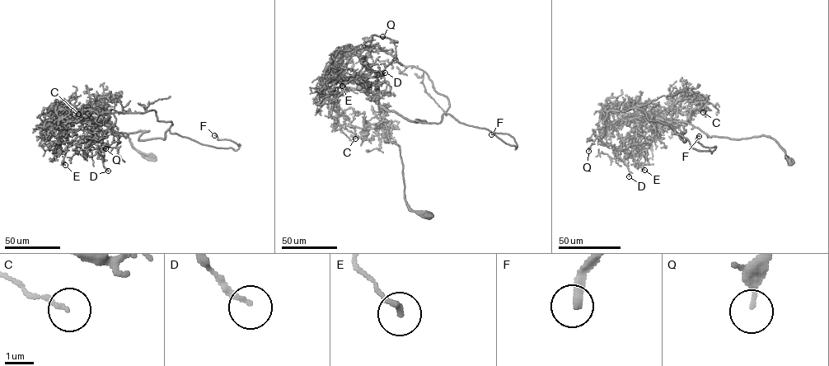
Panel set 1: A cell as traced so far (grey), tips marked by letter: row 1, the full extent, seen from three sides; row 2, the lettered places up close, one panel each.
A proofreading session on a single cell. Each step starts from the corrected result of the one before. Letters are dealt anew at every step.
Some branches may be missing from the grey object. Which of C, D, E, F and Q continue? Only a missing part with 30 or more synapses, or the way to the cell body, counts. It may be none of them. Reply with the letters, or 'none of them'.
F

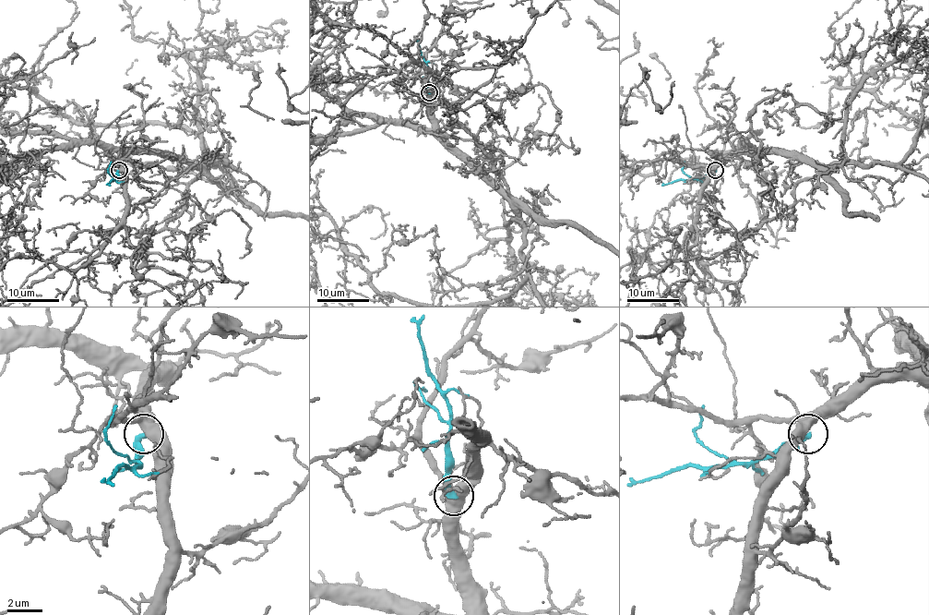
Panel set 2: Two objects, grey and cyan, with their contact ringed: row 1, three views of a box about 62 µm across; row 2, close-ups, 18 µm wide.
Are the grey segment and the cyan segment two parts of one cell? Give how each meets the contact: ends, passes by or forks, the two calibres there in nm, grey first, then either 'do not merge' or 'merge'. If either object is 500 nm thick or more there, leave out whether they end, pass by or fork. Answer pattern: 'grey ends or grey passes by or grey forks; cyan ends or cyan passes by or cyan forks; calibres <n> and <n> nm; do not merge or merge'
grey forks; cyan ends; calibres 480 and 360 nm; do not merge

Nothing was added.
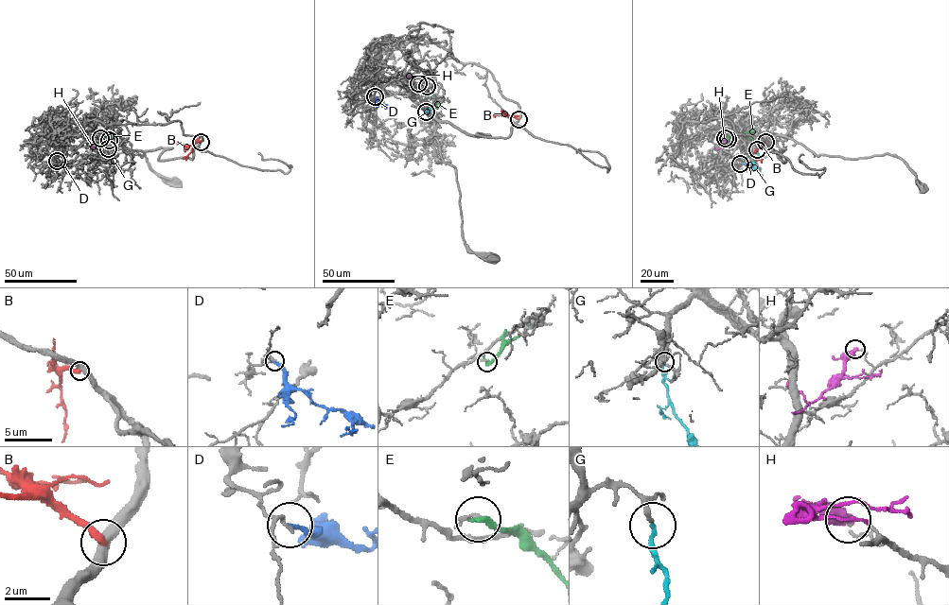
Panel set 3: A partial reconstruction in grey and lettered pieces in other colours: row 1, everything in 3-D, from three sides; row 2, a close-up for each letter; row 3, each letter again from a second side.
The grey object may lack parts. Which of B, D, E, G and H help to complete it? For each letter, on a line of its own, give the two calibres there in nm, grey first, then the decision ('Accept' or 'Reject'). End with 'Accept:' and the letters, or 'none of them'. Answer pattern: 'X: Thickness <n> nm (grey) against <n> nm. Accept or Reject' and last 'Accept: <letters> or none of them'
B: Thickness 440 nm (grey) against 320 nm. Reject
D: Thickness 120 nm (grey) against 220 nm. Reject
E: Thickness 140 nm (grey) against 280 nm. Reject
G: Thickness 190 nm (grey) against 200 nm. Accept
H: Thickness 90 nm (grey) against 550 nm. Reject
Accept: G

